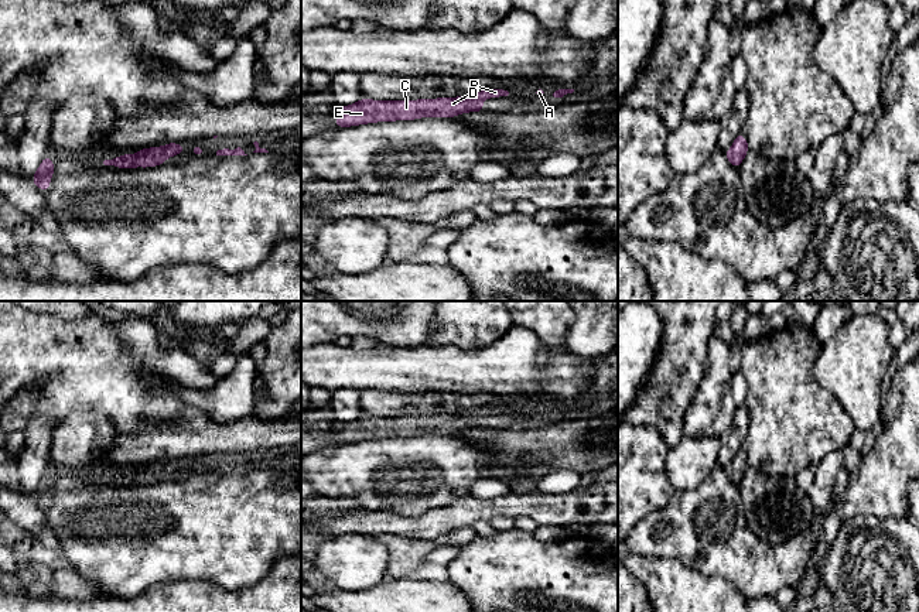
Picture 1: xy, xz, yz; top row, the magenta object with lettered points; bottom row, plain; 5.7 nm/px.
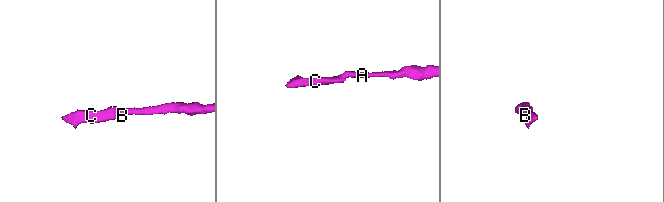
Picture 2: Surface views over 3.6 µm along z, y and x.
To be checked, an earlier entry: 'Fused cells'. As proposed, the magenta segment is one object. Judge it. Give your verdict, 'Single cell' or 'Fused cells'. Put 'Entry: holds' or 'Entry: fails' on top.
Entry: fails
Single cell

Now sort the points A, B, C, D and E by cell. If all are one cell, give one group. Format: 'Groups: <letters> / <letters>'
Groups: A B C D E

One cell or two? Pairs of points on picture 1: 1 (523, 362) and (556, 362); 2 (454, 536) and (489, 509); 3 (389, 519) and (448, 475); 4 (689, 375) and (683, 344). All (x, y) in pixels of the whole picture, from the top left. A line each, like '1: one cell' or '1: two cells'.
1: one cell
2: two cells
3: two cells
4: one cell

